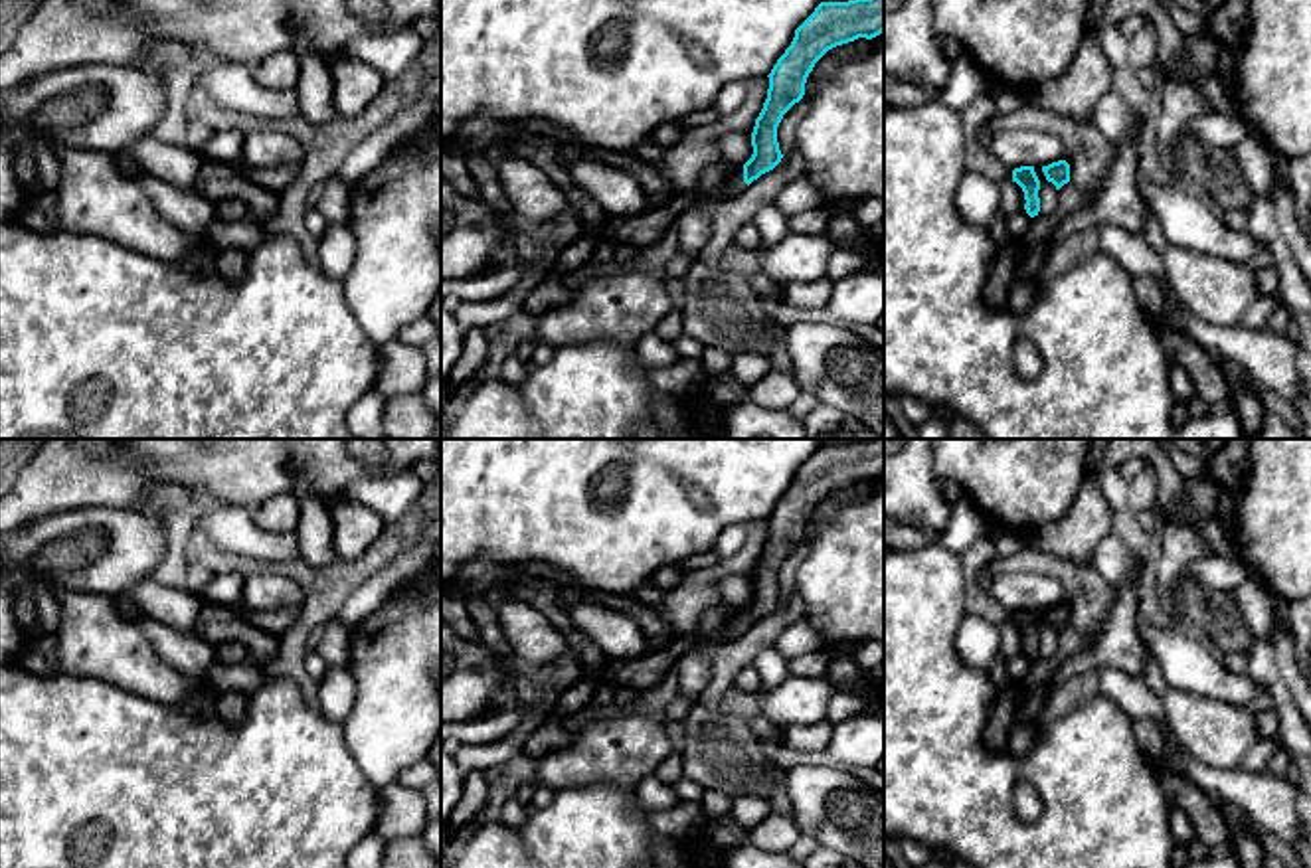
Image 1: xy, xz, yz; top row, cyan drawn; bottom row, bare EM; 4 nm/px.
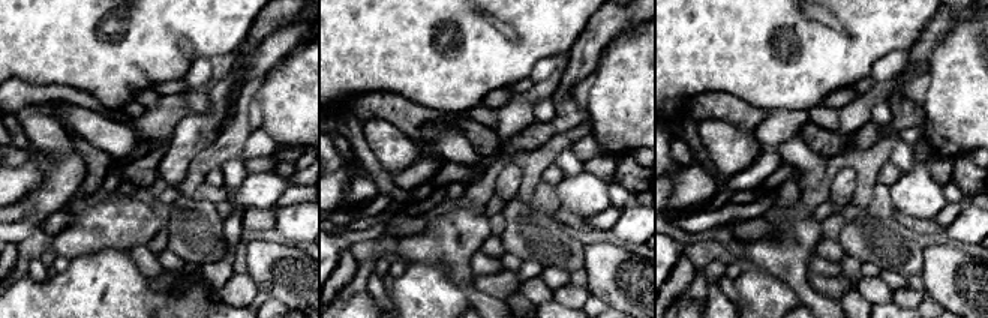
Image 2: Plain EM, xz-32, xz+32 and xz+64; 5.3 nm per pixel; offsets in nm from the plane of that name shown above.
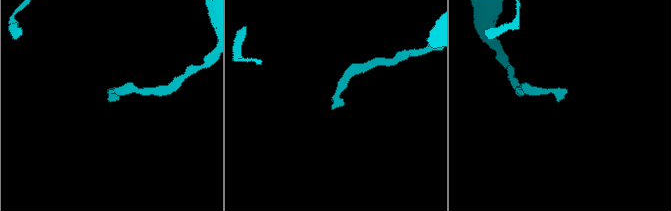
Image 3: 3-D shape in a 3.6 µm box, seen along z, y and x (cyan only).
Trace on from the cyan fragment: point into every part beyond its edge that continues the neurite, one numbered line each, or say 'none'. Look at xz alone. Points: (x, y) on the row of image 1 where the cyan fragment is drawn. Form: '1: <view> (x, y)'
1: xz (734, 184)

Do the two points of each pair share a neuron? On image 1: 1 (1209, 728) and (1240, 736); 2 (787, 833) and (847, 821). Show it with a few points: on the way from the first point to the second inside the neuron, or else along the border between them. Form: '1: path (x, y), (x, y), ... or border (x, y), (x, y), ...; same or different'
1: path (1217, 732), (1232, 732); same
2: border (791, 815), (801, 833); different

